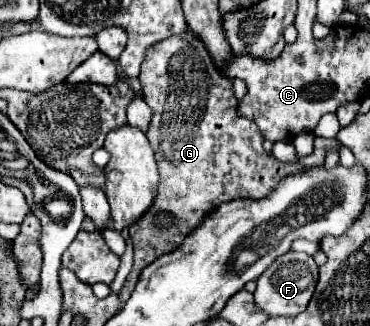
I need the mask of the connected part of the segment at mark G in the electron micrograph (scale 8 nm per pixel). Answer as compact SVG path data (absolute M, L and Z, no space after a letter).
M190 29L156 43L148 51L140 83L144 101L152 109L148 139L156 153L160 185L150 209L130 227L134 267L118 293L122 305L132 295L142 269L160 255L178 249L186 235L216 211L222 201L264 199L284 177L320 167L330 151L340 151L342 147L338 139L316 137L314 151L302 157L300 163L282 163L268 157L258 127L236 113L238 99L232 95L232 81L218 73L206 45Z

